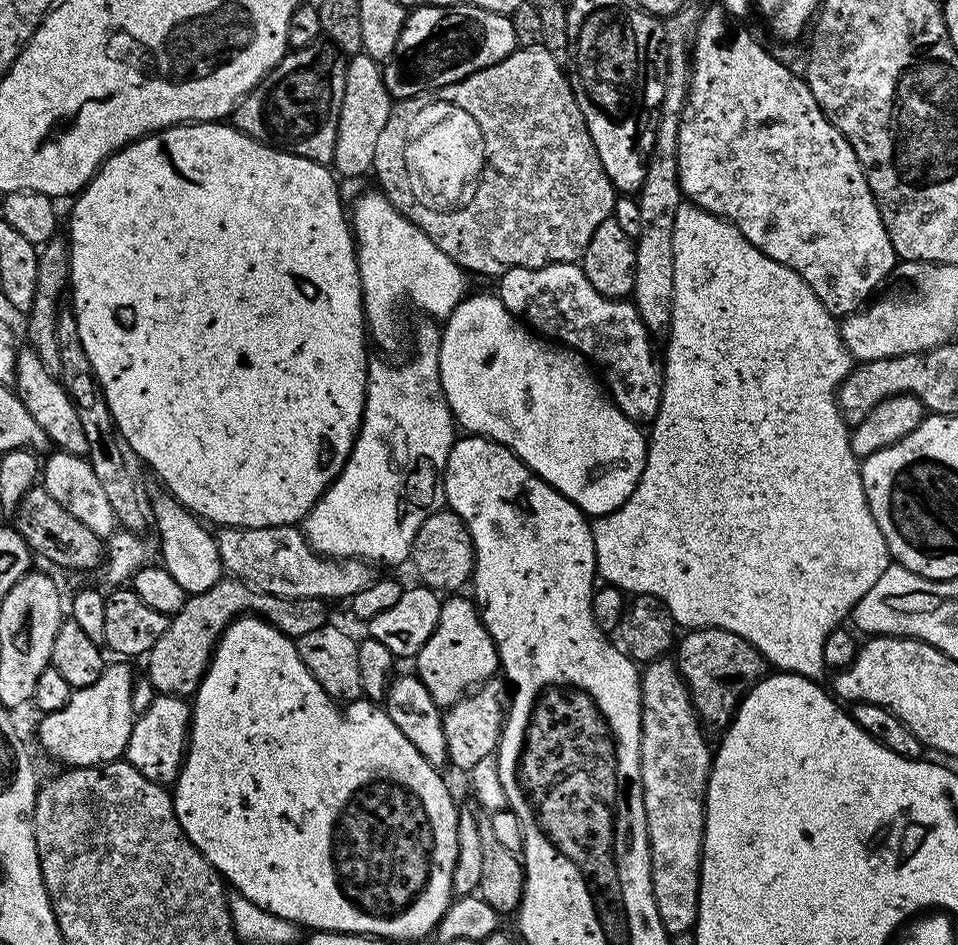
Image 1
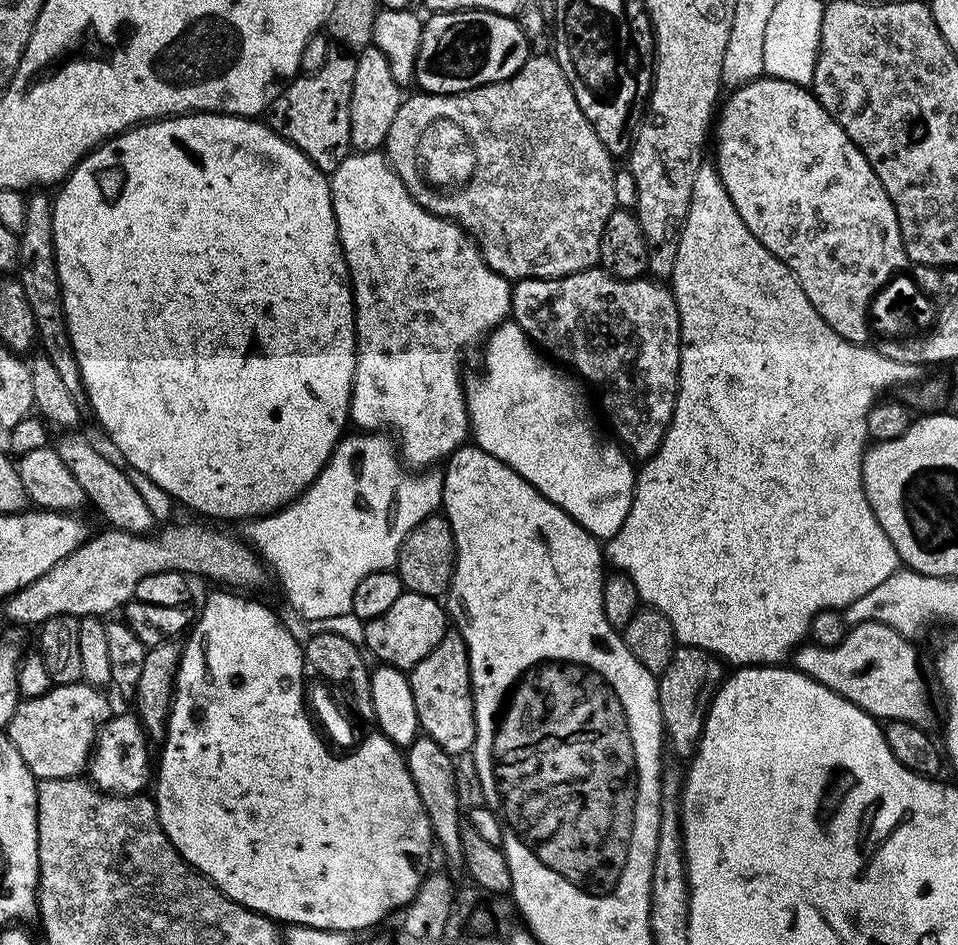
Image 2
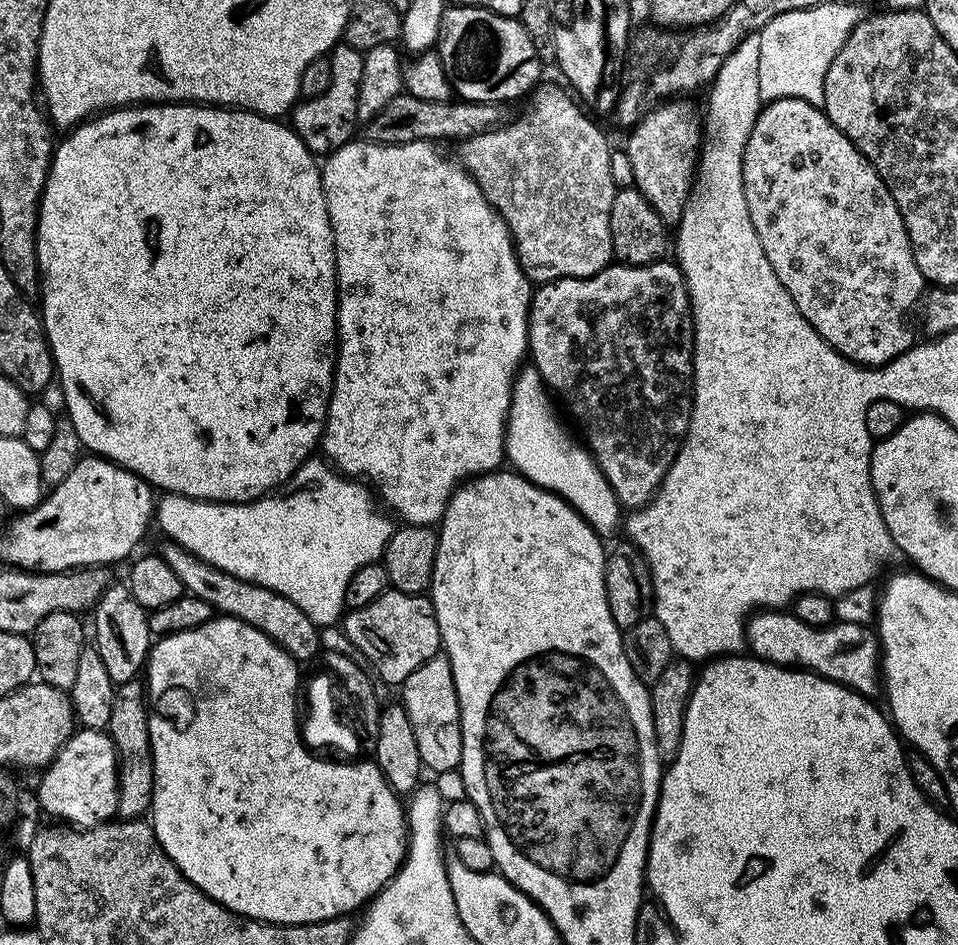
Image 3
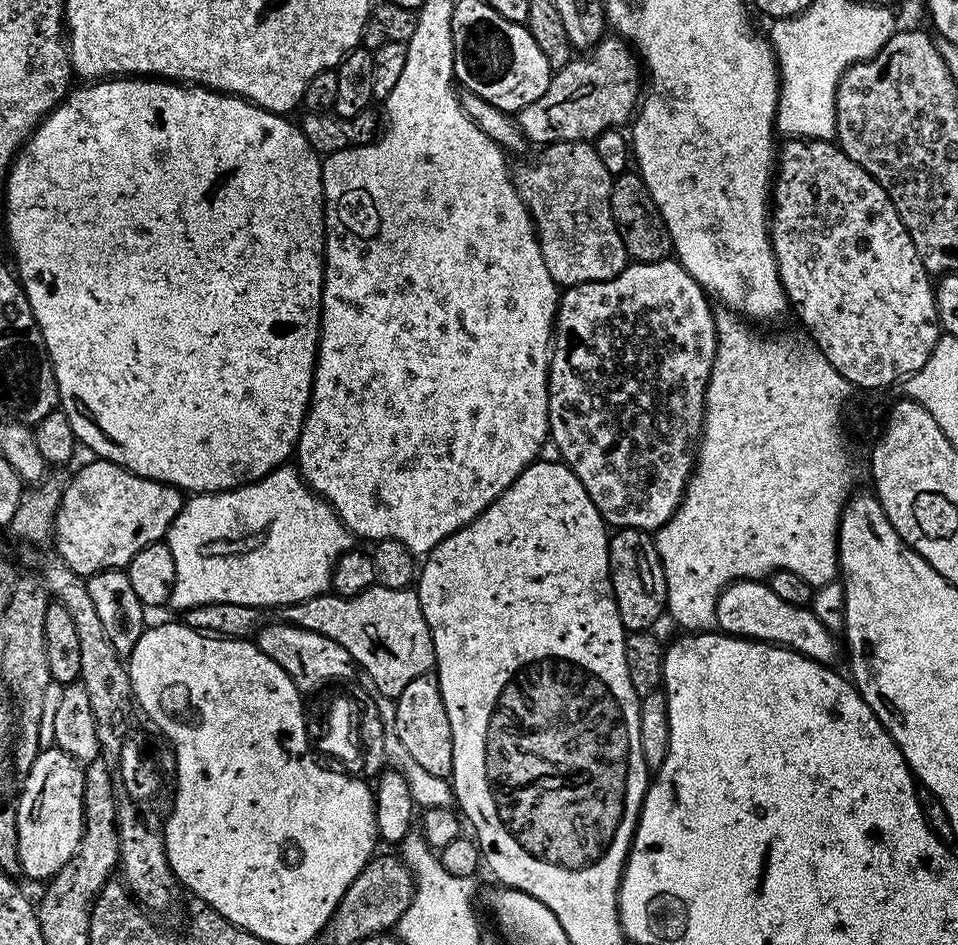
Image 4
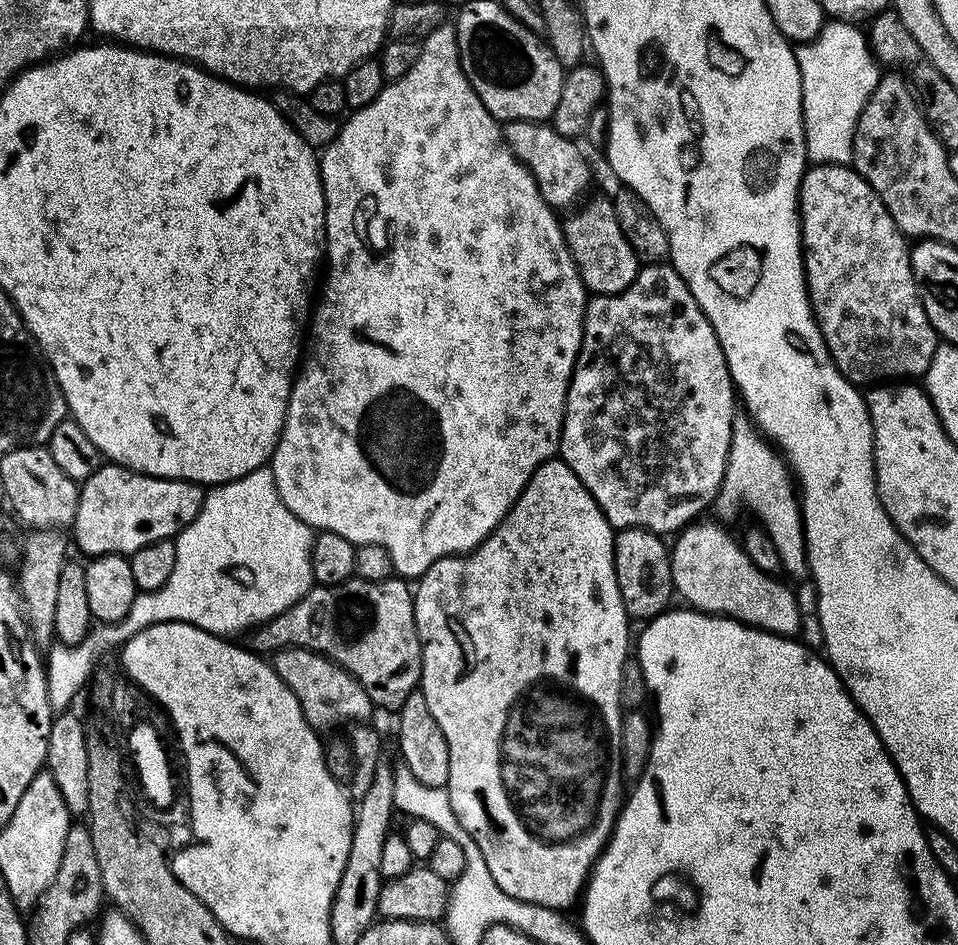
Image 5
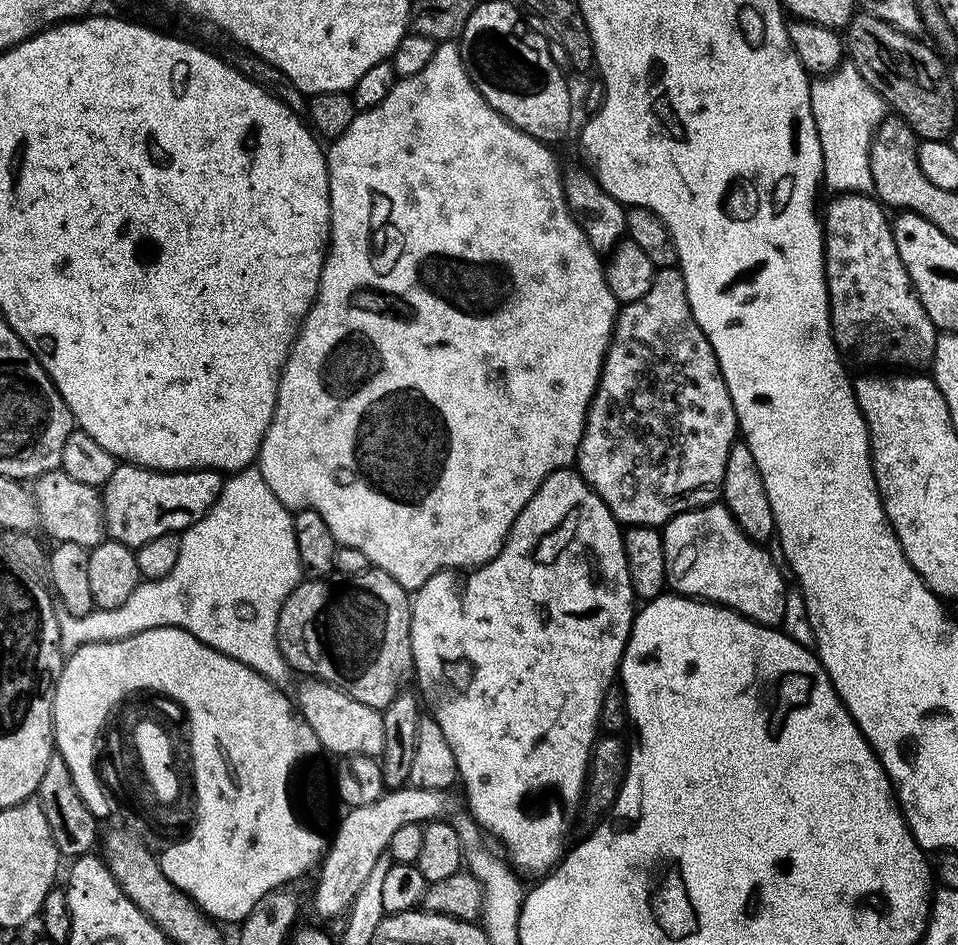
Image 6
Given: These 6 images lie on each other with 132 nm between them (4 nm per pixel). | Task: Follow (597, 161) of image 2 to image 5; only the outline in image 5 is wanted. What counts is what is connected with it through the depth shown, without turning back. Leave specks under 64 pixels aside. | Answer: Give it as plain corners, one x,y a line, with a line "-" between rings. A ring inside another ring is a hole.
606,195
596,196
587,201
588,209
573,211
563,217
562,227
566,246
576,263
578,274
582,278
585,289
597,296
618,294
634,282
640,273
641,263
634,254
630,242
626,242
626,234
622,234
622,226
618,226
618,218
614,214
614,206

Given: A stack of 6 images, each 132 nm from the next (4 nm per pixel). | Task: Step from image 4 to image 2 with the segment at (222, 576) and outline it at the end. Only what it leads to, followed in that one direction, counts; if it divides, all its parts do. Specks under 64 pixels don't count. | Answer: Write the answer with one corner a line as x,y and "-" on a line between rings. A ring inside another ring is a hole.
380,432
356,435
360,436
348,434
337,442
331,458
304,495
274,513
253,519
247,525
247,539
251,547
265,565
270,566
274,580
276,576
277,582
284,587
293,610
305,621
351,613
358,582
362,582
366,574
395,569
406,534
410,534
418,522
433,515
444,502
443,471
409,470
402,463
391,435

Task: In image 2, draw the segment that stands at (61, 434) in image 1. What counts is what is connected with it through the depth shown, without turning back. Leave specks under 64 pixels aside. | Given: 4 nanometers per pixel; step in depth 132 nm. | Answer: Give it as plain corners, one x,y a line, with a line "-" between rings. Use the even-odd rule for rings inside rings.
72,430
61,435
64,437
58,442
55,441
54,447
58,458
66,462
66,470
70,470
70,474
74,474
74,479
78,481
78,486
82,486
87,503
93,504
112,523
109,525
115,531
139,536
151,533
157,527
156,516
152,513
147,498
140,493
139,486
131,480
133,477
119,463
116,465
110,457
103,456
86,437
79,436
80,434
79,431

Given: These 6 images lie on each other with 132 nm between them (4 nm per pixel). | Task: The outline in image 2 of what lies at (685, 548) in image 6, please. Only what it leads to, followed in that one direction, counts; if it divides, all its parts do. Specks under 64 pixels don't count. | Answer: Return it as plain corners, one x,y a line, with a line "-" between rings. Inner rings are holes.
866,622
849,627
846,638
838,646
820,648
811,642
801,643
793,651
790,664
797,672
834,690
881,722
901,720
928,728
932,700
928,697
928,684
916,665
920,656
912,643
909,637
890,626

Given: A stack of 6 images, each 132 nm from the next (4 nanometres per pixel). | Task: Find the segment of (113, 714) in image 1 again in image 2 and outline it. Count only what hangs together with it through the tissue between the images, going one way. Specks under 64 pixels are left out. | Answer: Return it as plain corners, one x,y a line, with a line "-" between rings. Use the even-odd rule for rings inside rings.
81,682
57,684
38,698
21,699
6,731
18,754
22,754
22,762
26,762
37,781
50,778
70,780
79,777
83,773
80,771
89,767
96,735
114,712
108,705
108,694
92,684

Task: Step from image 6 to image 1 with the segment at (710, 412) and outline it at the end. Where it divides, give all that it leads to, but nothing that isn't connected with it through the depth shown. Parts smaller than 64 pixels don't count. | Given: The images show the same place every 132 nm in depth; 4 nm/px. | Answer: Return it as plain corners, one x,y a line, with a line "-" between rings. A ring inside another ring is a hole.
576,262
547,264
541,268
512,268
499,277
498,284
498,295
506,310
510,310
513,316
523,321
531,331
579,352
591,361
597,373
604,372
602,380
606,385
606,391
612,403
622,410
622,414
626,414
641,426
656,419
664,389
664,373
658,363
657,353
656,356
652,353
653,337
631,299
610,300
607,296
598,294
598,290
590,286
583,267

